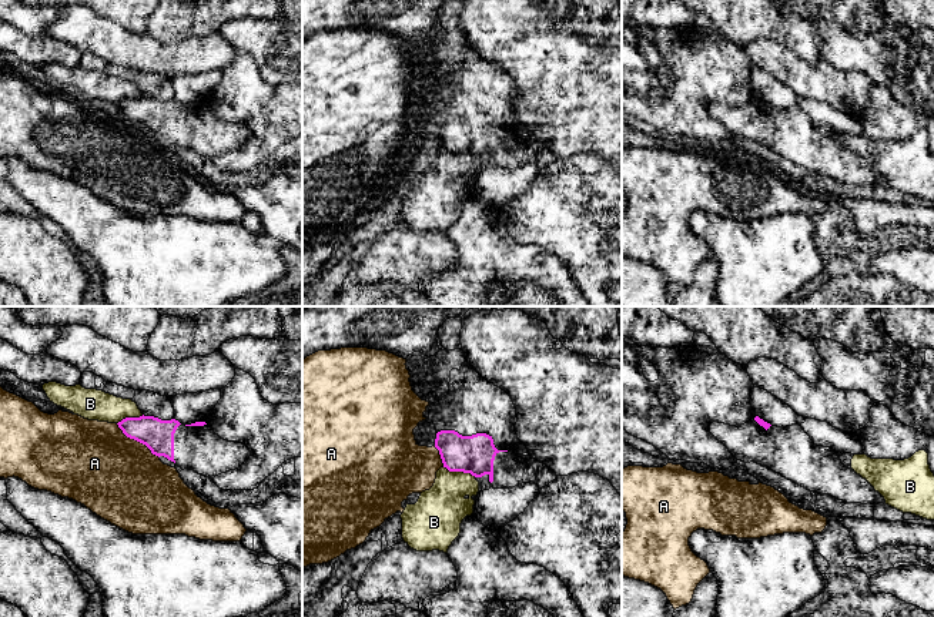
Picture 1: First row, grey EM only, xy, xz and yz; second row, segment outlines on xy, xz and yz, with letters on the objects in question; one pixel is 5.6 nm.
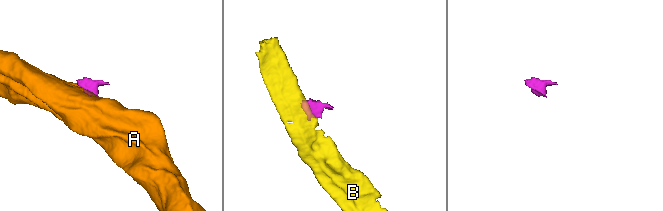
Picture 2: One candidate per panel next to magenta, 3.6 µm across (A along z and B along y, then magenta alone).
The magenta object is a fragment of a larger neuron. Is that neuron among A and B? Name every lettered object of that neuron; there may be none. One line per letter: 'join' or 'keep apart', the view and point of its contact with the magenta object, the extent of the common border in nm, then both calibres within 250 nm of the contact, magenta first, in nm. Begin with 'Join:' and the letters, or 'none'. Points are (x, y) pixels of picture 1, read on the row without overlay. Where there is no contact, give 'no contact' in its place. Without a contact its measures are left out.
Join: none
A: keep apart | xy (137, 121) | 320 nm | 180/480 nm
B: keep apart | xz (459, 151) | 190 nm | 220/260 nm

